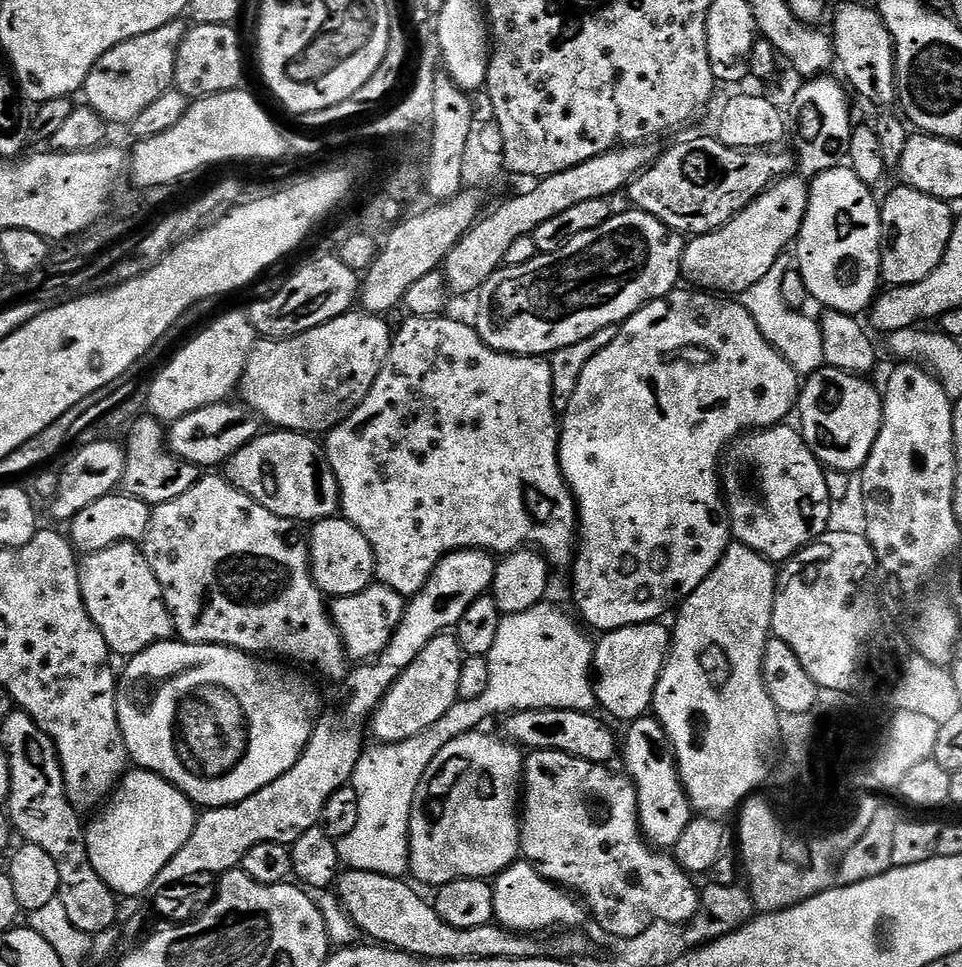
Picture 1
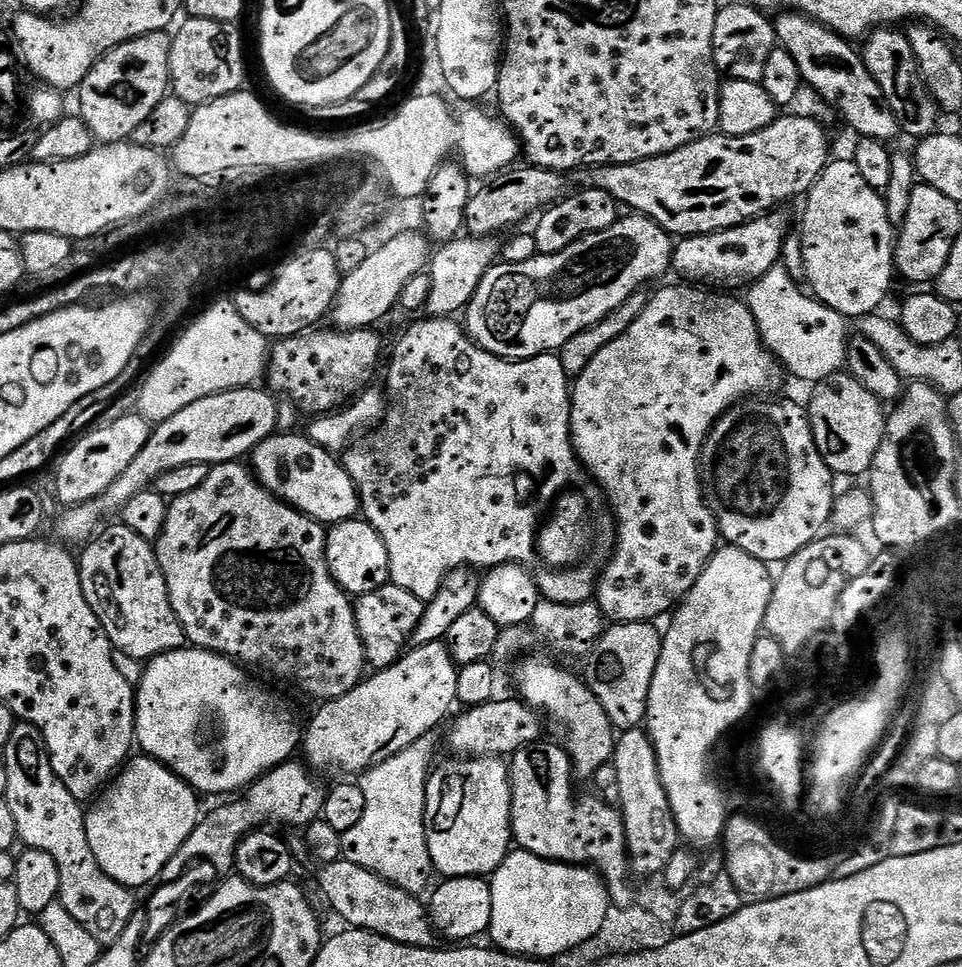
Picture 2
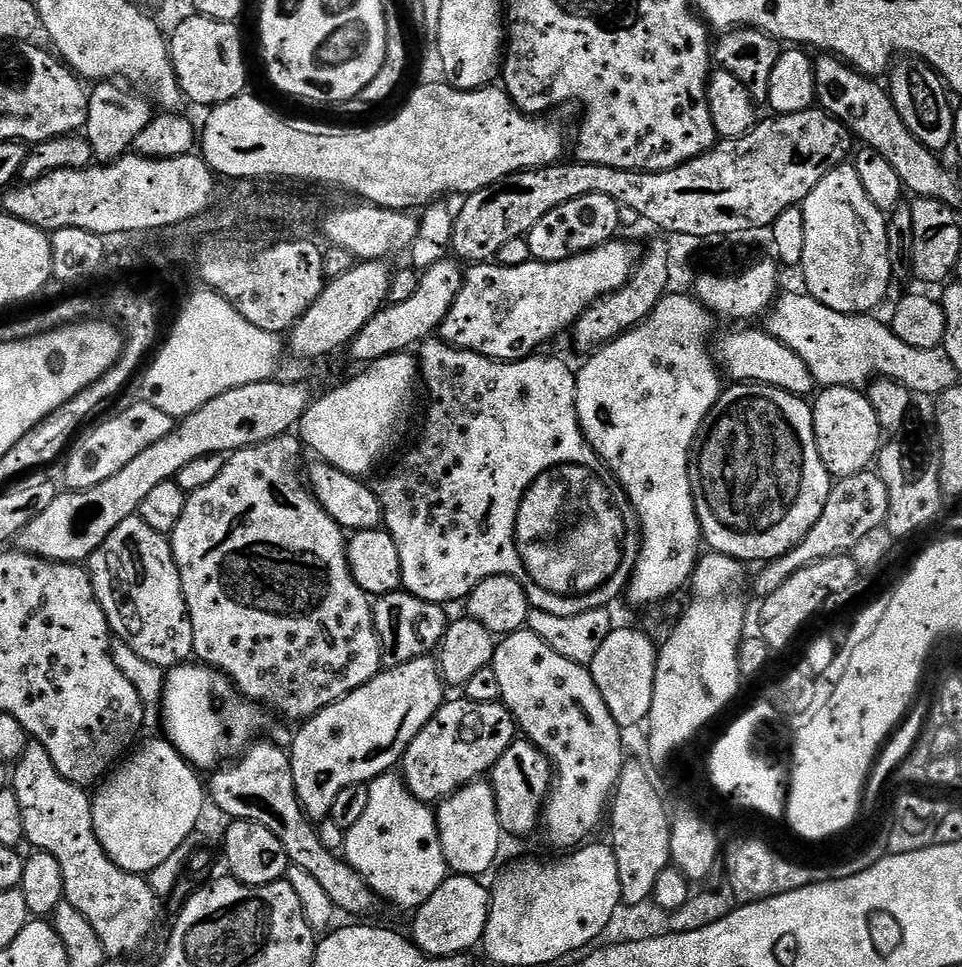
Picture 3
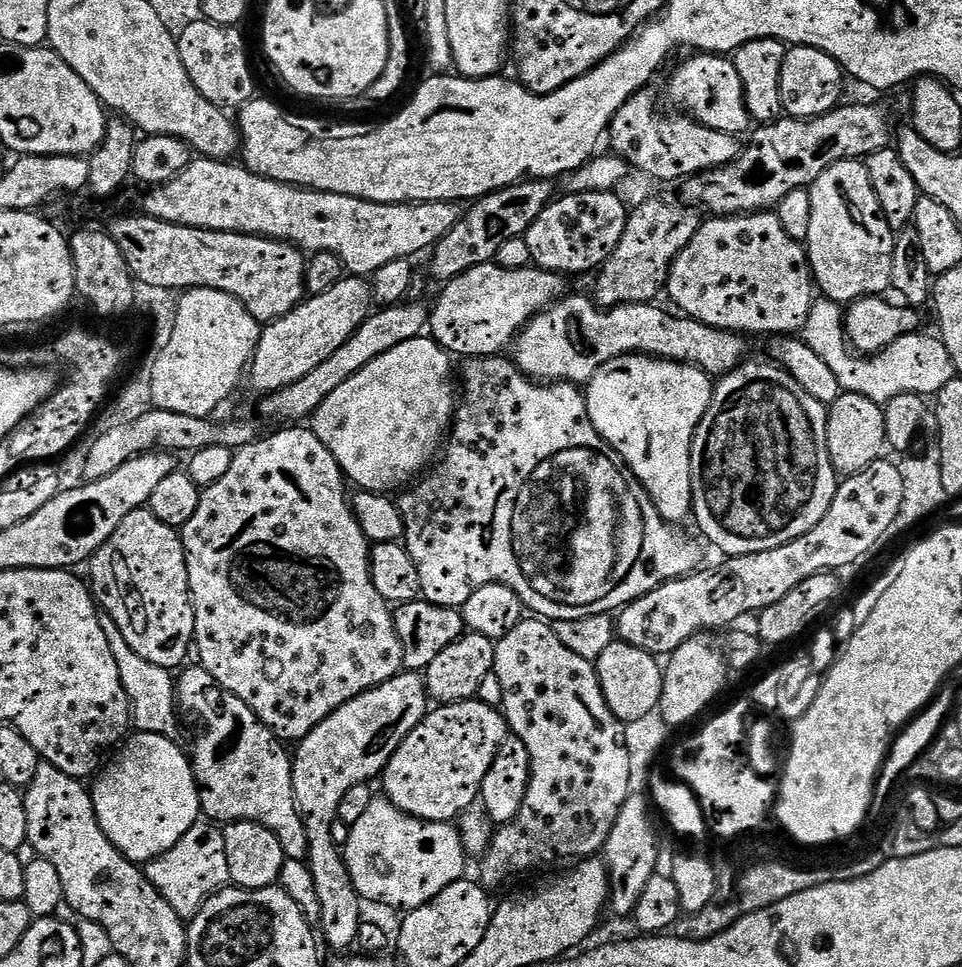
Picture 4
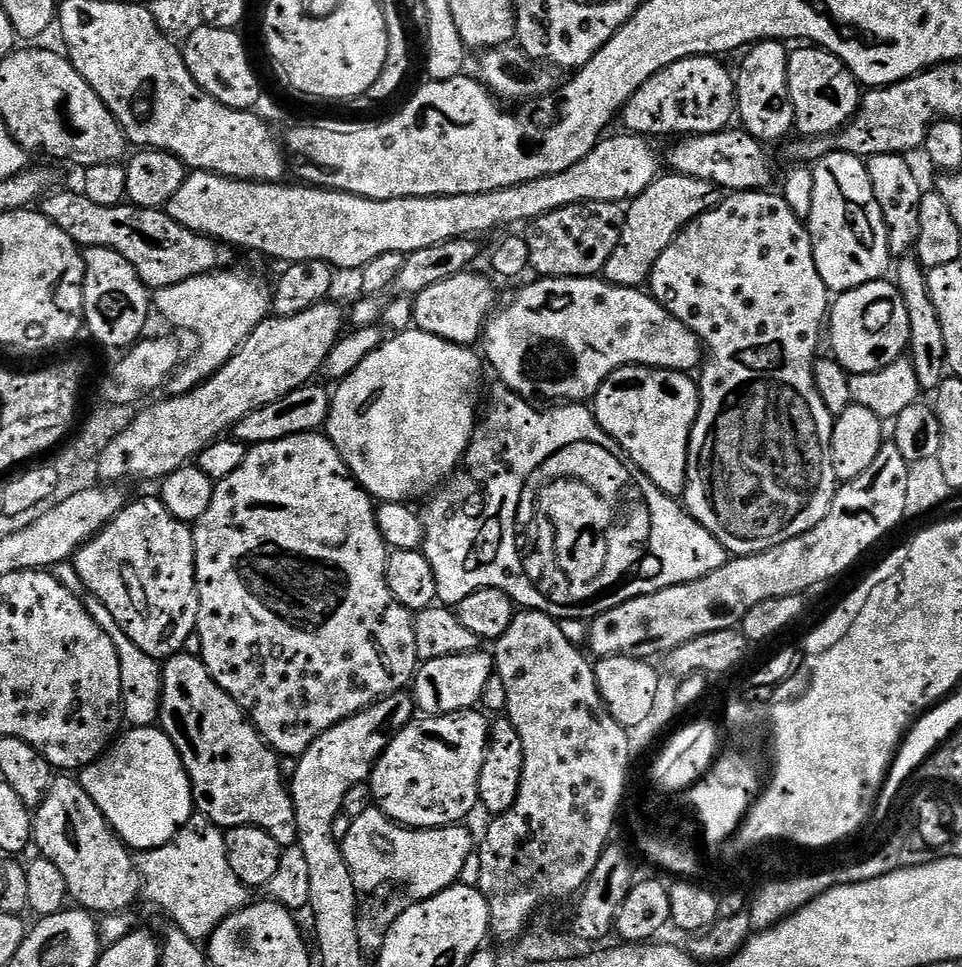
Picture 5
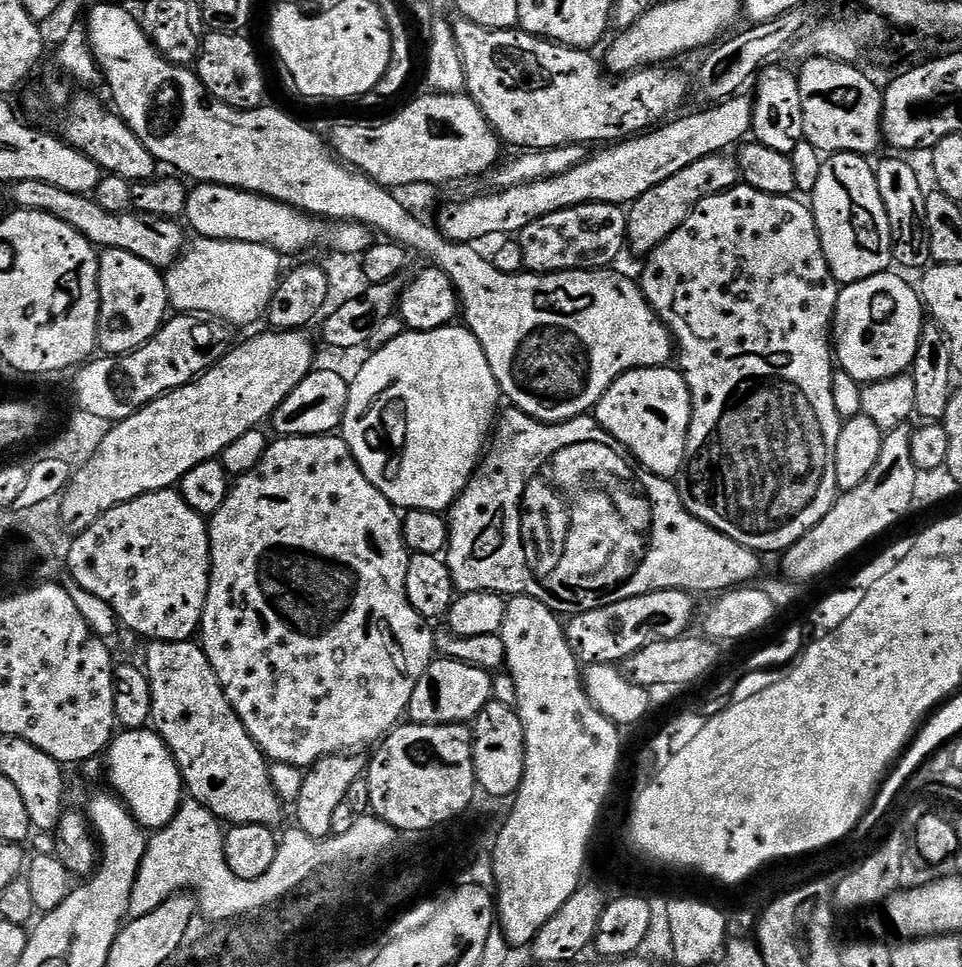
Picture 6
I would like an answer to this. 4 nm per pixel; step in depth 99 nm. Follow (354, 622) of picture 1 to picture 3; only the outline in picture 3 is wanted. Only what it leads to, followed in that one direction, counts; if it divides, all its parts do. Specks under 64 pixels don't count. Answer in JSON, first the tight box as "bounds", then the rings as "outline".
{"bounds":[372,590,450,664],"outline":[[[403,590],[379,597],[373,603],[372,617],[380,639],[380,650],[384,654],[384,664],[405,664],[414,658],[435,653],[450,623],[450,616],[444,612],[447,612],[445,605],[426,602]]]}

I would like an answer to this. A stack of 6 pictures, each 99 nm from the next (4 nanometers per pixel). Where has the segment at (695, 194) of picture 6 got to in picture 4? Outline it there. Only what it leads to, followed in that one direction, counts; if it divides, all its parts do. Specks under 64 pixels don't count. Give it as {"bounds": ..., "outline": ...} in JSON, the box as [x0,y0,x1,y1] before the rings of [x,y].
{"bounds":[594,200,702,308],"outline":[[[644,200],[637,208],[633,207],[629,211],[622,242],[618,242],[614,254],[610,254],[610,258],[594,276],[594,299],[601,308],[617,308],[620,304],[651,304],[659,292],[661,295],[665,291],[673,258],[688,245],[690,238],[694,238],[702,223],[702,216],[699,216],[701,213],[695,207],[680,204],[671,204],[668,200]]]}

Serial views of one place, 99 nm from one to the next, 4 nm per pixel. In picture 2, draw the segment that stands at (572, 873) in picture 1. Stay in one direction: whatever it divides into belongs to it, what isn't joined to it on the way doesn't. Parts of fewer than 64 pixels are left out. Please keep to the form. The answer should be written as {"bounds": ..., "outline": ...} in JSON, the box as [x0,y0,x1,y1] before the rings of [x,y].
{"bounds":[510,743,634,906],"outline":[[[544,743],[519,748],[510,757],[513,841],[523,851],[538,854],[538,858],[557,860],[563,864],[583,864],[599,870],[608,885],[611,903],[616,906],[631,905],[634,888],[632,890],[628,881],[628,843],[619,807],[596,796],[584,796],[576,804],[572,760],[559,743]]]}

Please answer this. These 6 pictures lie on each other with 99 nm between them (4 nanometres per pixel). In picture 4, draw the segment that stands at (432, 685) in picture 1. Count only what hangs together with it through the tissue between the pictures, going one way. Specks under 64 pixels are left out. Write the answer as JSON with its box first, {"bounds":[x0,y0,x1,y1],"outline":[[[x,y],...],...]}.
{"bounds":[292,670,430,950],"outline":[[[411,670],[401,671],[400,675],[374,686],[363,692],[361,696],[355,696],[350,702],[346,702],[330,718],[326,718],[313,730],[306,739],[299,741],[297,752],[294,752],[292,762],[292,785],[296,795],[296,805],[300,811],[302,822],[306,826],[308,835],[307,865],[310,874],[314,878],[314,890],[318,890],[320,902],[319,927],[324,928],[322,940],[336,950],[348,950],[356,940],[356,935],[362,927],[360,917],[361,898],[352,881],[352,872],[344,861],[342,848],[331,837],[331,823],[339,814],[339,802],[345,797],[351,787],[359,784],[367,784],[374,781],[376,776],[383,773],[384,767],[390,762],[390,758],[398,750],[398,746],[413,732],[430,711],[430,697],[428,687],[424,685],[421,673]]]}

